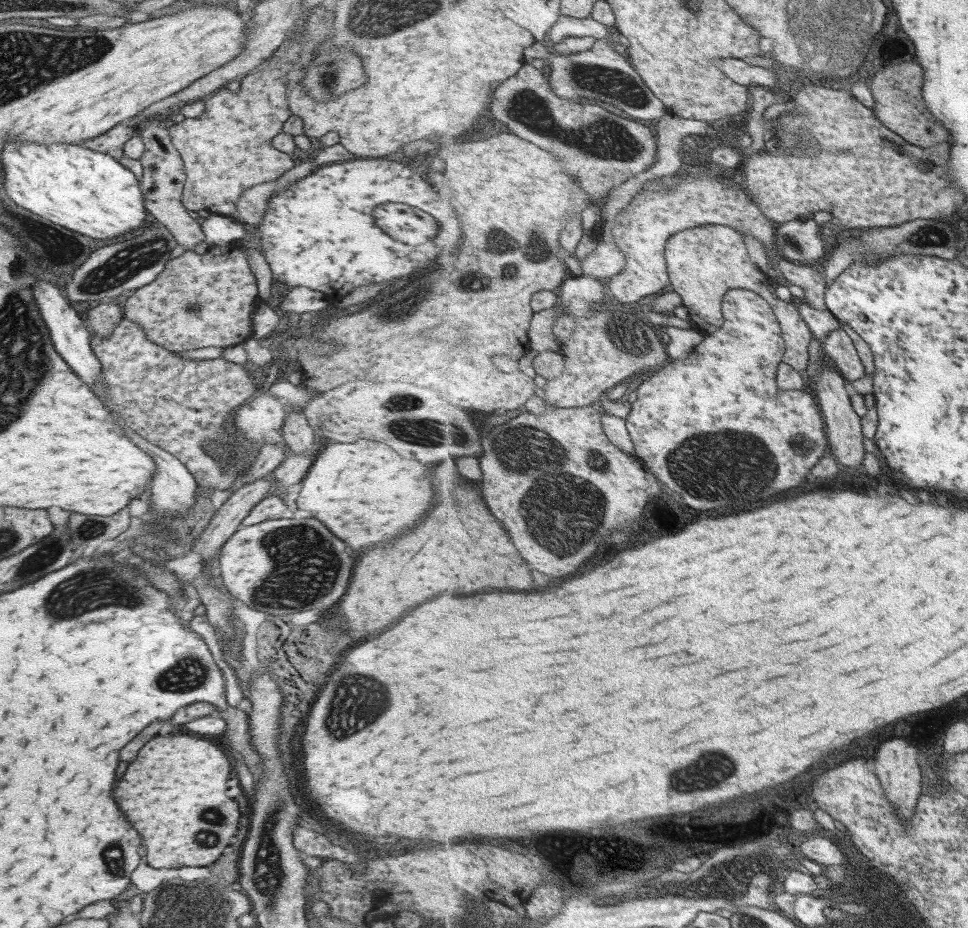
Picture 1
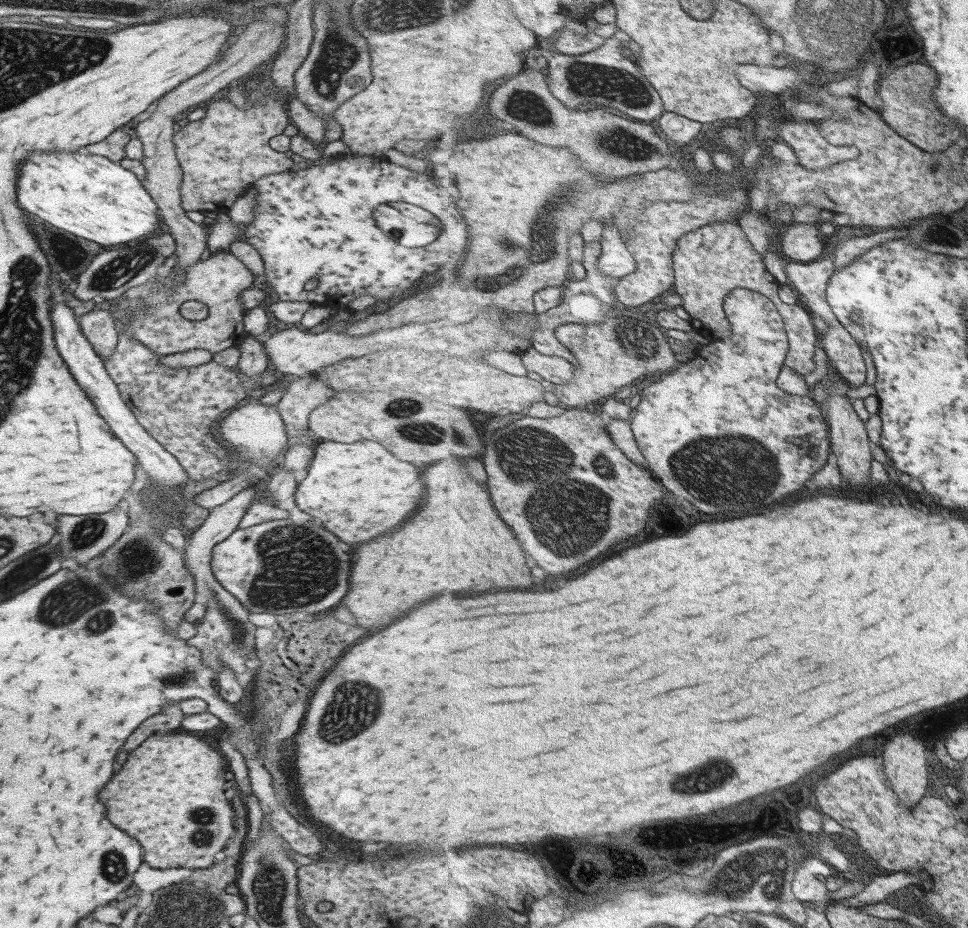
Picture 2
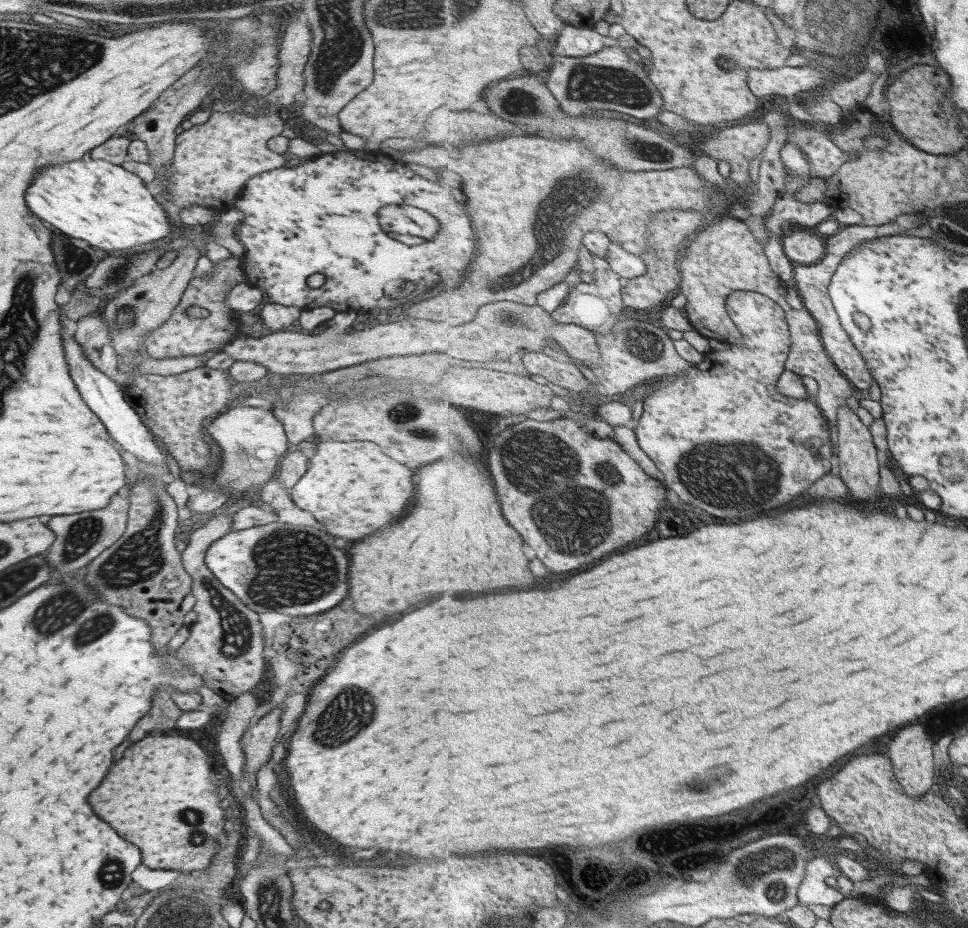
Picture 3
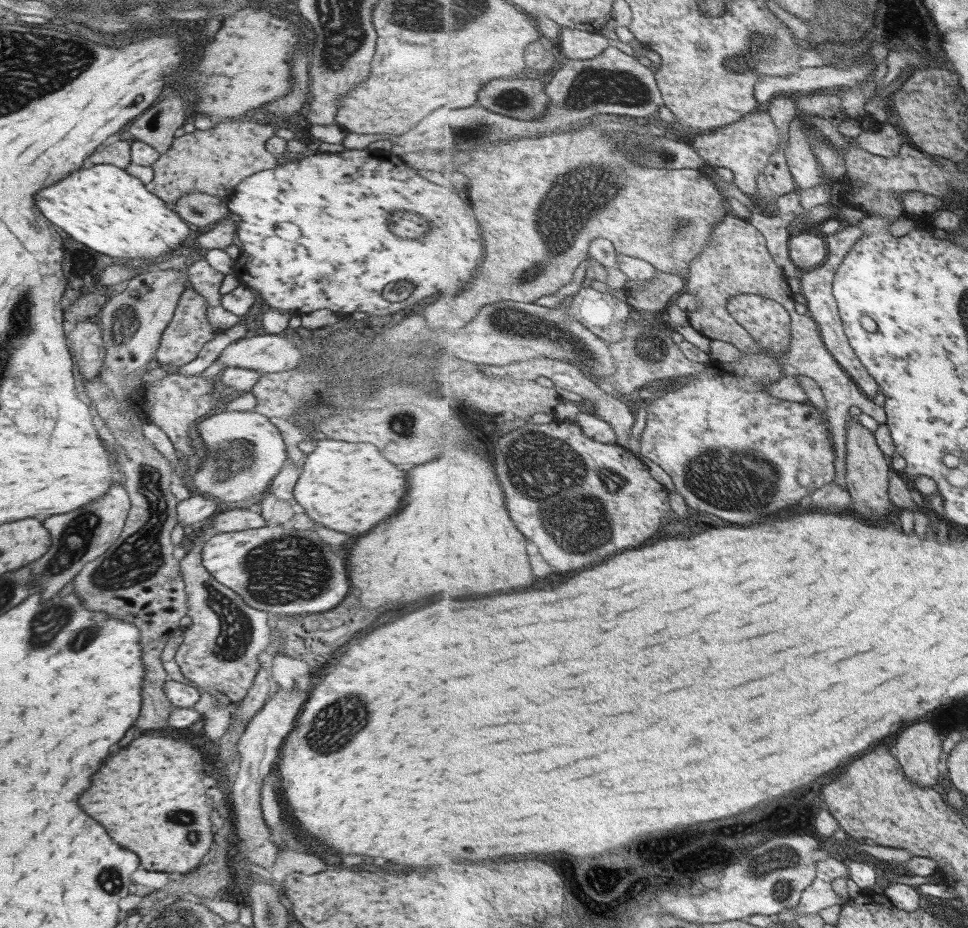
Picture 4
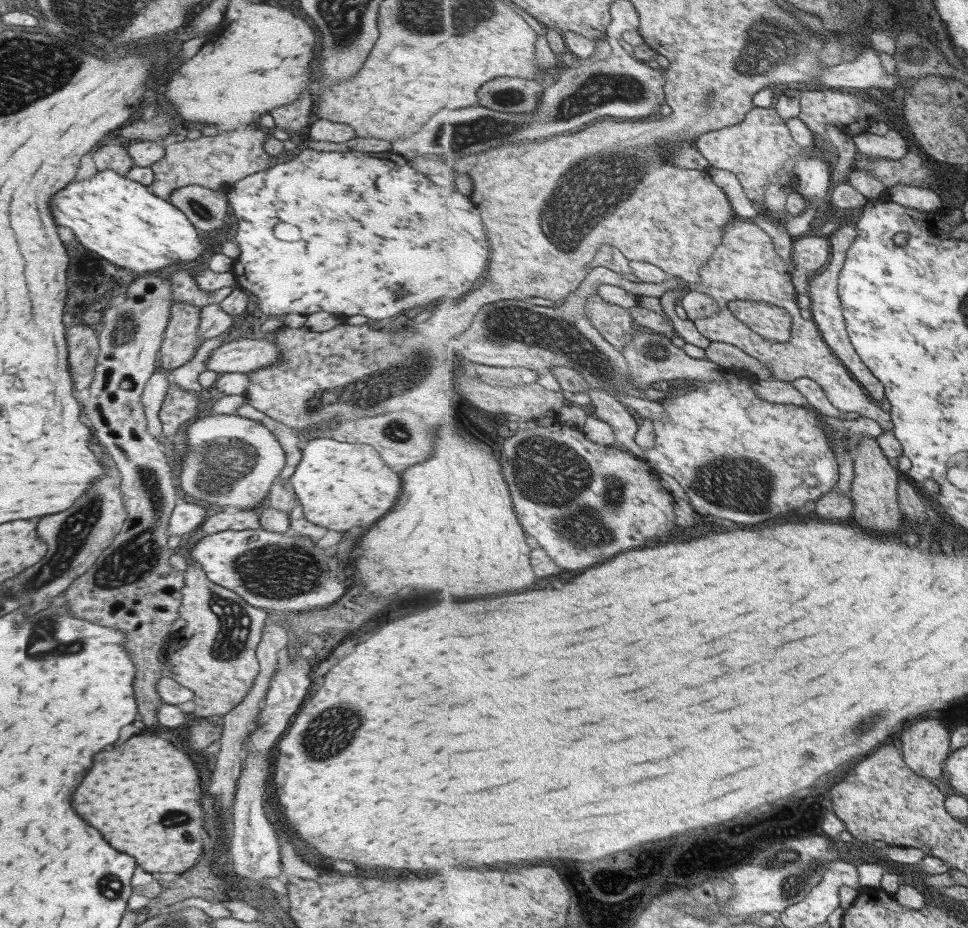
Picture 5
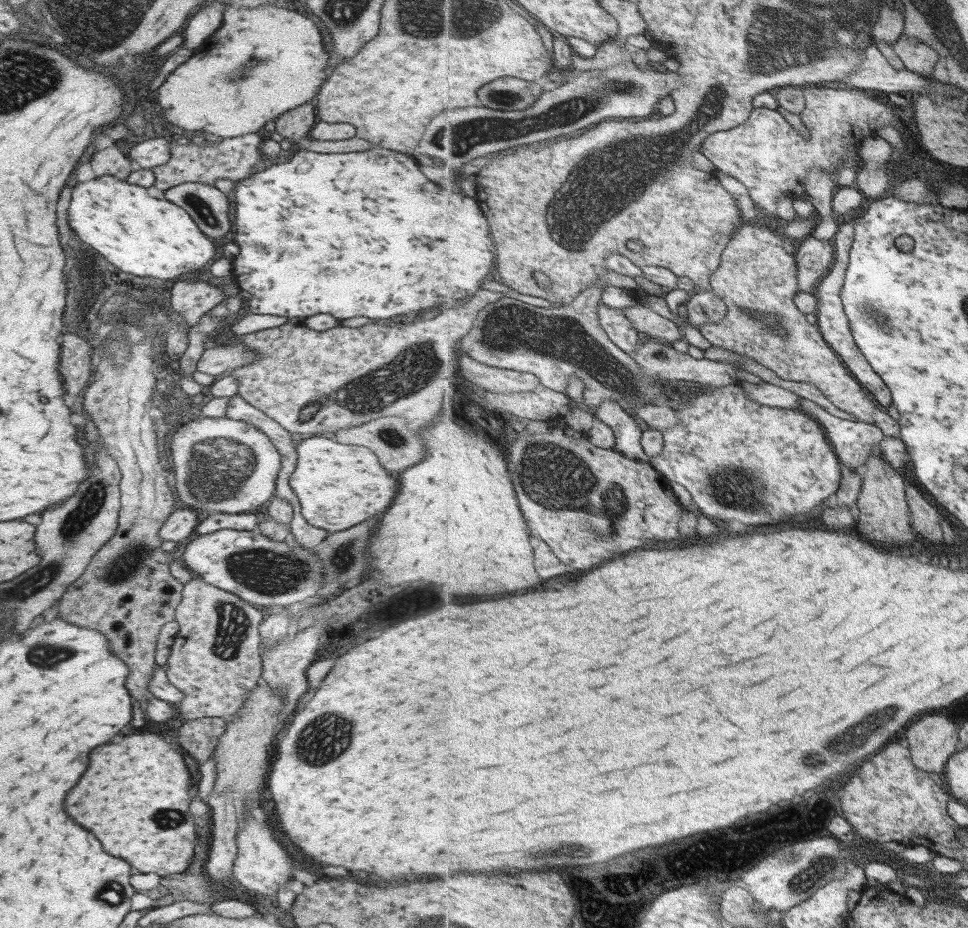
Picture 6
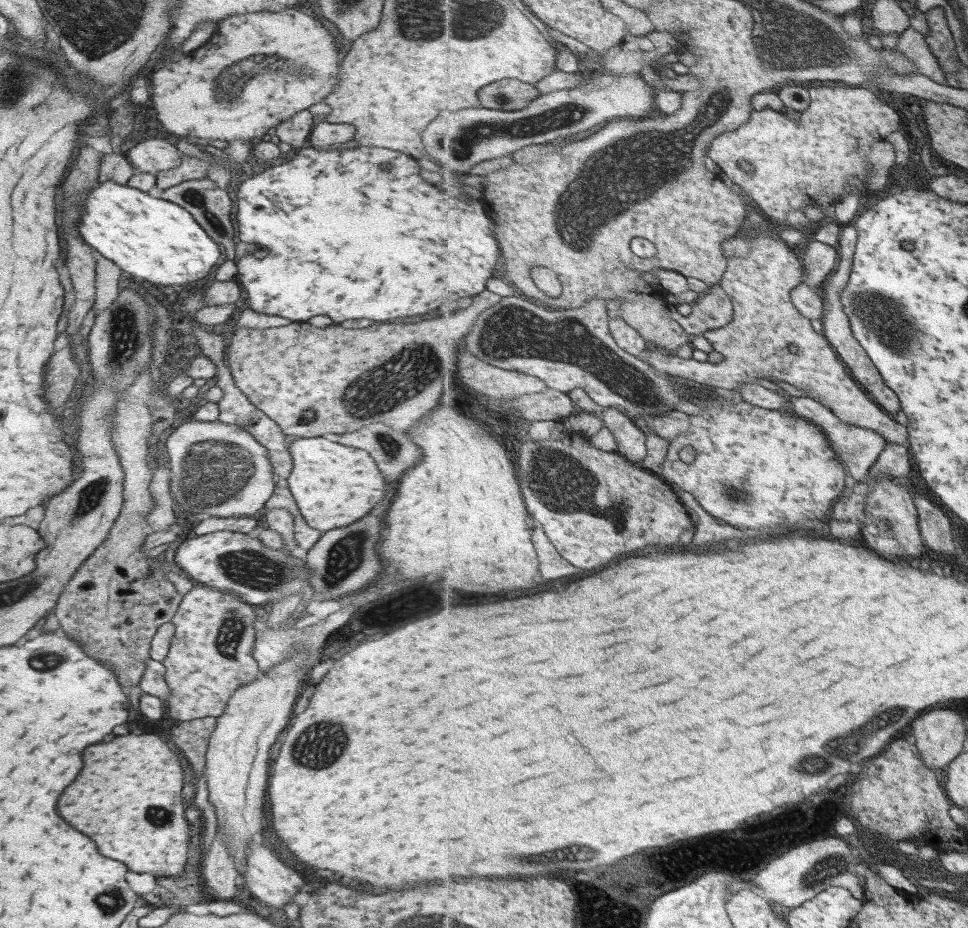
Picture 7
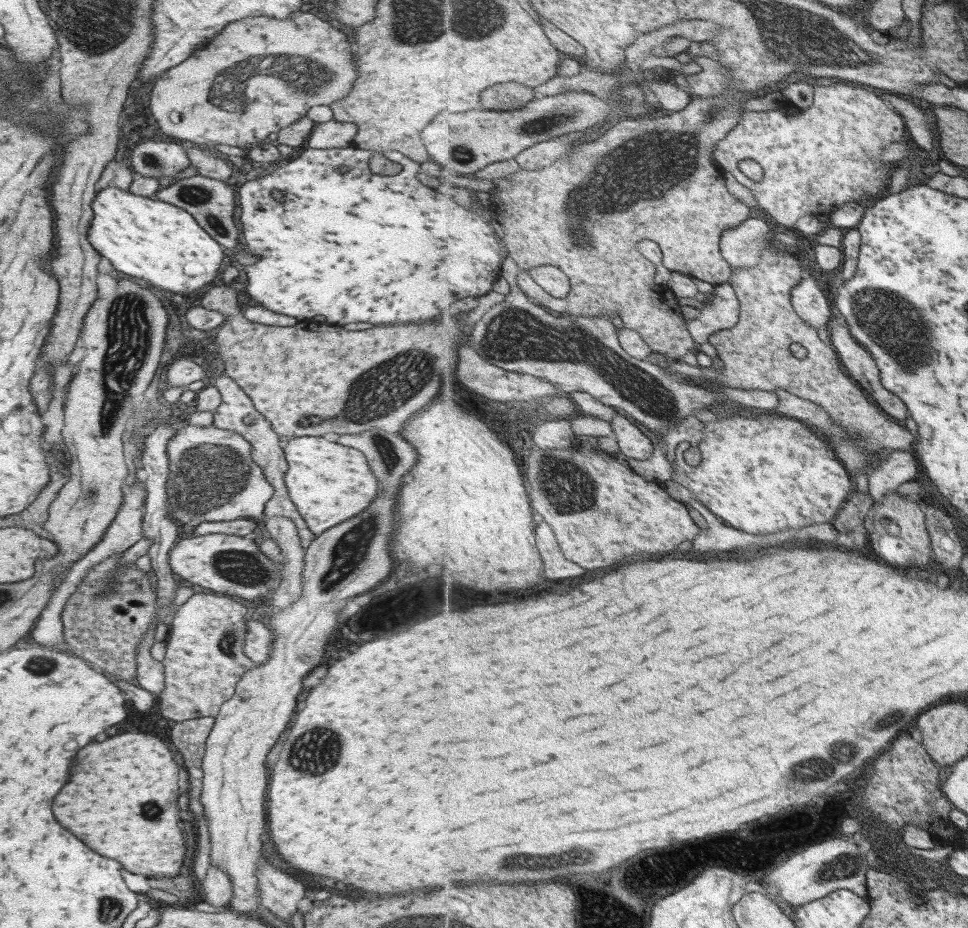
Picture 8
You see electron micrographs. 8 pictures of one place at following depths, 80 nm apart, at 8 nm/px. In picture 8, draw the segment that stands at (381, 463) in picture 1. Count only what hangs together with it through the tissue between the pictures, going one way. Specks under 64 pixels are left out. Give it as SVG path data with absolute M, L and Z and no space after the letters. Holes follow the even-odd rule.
M311 435L290 437L282 451L287 463L284 485L288 497L315 537L355 516L375 498L377 480L367 470L361 452Z

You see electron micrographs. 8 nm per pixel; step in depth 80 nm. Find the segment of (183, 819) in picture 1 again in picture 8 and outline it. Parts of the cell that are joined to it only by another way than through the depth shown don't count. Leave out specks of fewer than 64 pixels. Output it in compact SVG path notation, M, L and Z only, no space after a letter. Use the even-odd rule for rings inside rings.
M117 734L103 742L91 742L75 754L69 780L53 798L51 812L77 840L93 852L117 860L123 870L171 878L179 872L185 854L183 834L177 828L177 780L179 766L159 738Z

